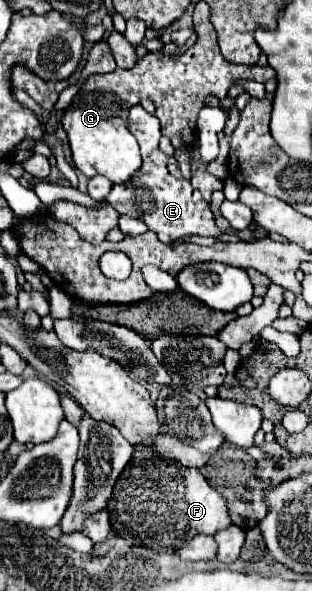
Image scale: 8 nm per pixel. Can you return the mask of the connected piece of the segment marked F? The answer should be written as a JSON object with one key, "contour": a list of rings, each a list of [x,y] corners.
{"contour":[[[142,445],[120,473],[108,513],[112,517],[112,529],[120,537],[126,537],[132,545],[138,541],[138,545],[146,545],[156,553],[176,553],[196,533],[214,535],[232,523],[224,497],[210,487],[198,469],[168,461]]]}

